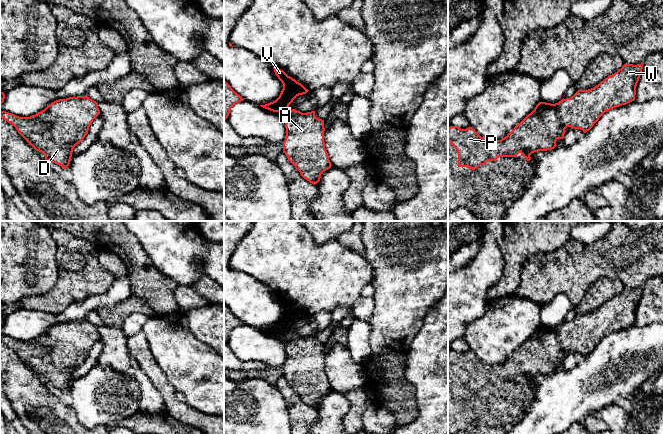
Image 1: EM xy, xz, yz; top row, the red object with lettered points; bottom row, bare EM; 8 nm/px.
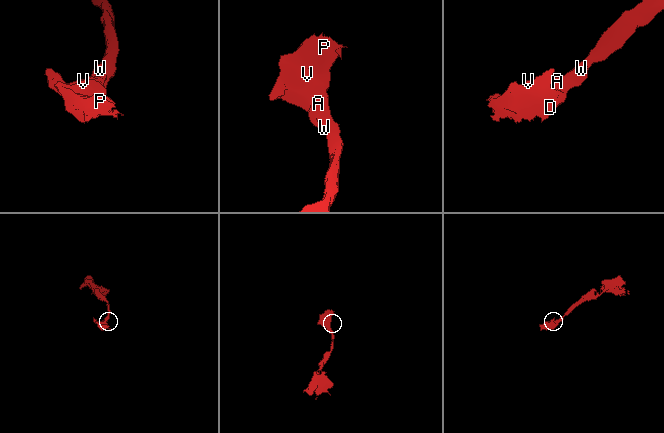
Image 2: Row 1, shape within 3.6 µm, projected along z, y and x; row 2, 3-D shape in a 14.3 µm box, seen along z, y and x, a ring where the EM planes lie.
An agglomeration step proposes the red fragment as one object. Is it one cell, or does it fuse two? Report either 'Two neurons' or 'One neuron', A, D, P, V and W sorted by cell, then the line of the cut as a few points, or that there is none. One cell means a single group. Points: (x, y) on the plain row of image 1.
One neuron. Groups: A D P V W. No split

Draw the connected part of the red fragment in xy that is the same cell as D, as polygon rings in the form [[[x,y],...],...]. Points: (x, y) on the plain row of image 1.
[[[87,319],[59,323],[30,341],[19,341],[0,335],[0,341],[12,348],[18,357],[36,374],[45,379],[45,385],[68,392],[74,371],[87,359],[93,344],[100,338],[98,327]]]

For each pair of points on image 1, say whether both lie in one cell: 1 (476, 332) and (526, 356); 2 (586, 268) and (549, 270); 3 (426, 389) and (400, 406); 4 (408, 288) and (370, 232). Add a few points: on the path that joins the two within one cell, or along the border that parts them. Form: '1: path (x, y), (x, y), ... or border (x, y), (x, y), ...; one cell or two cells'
1: border (532, 335), (503, 361), (495, 364); two cells
2: path (577, 268), (558, 270); one cell
3: border (404, 375), (414, 388), (417, 406), (415, 419); two cells
4: path (397, 274), (380, 255), (380, 246); one cell

